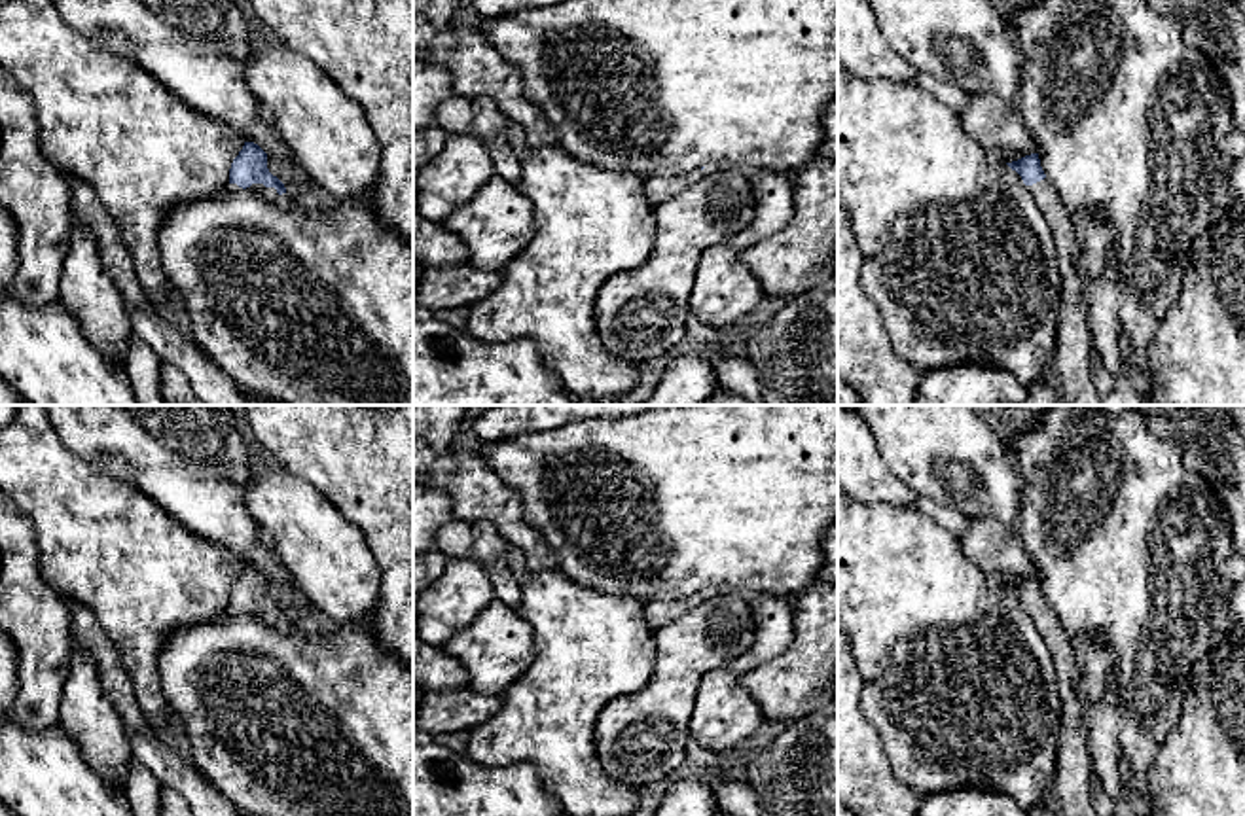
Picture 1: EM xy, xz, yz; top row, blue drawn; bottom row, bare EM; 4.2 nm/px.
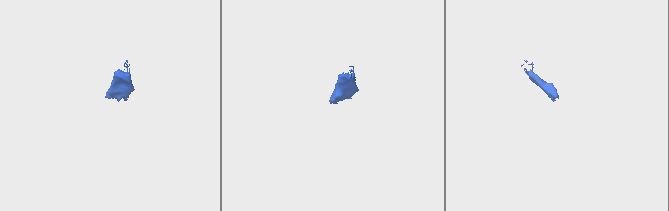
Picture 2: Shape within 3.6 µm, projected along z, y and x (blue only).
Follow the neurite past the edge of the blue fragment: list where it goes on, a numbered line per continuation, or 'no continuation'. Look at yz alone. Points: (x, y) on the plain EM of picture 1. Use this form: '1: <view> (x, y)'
1: yz (1073, 773)

